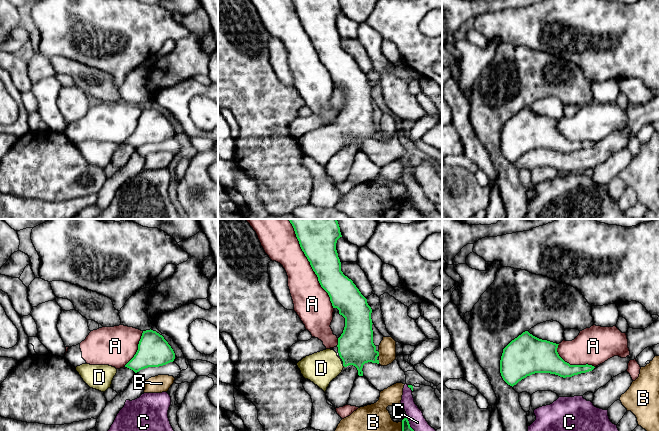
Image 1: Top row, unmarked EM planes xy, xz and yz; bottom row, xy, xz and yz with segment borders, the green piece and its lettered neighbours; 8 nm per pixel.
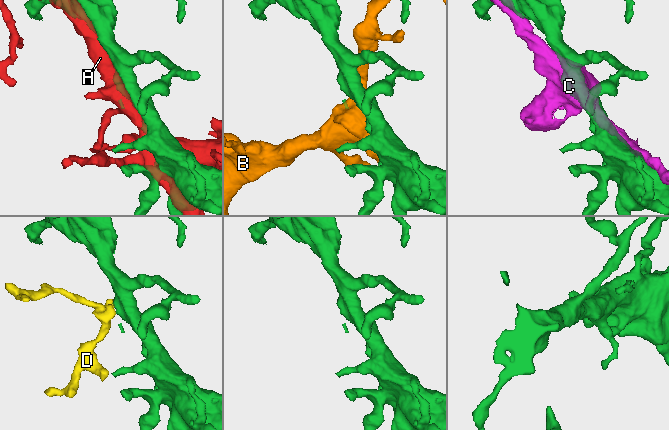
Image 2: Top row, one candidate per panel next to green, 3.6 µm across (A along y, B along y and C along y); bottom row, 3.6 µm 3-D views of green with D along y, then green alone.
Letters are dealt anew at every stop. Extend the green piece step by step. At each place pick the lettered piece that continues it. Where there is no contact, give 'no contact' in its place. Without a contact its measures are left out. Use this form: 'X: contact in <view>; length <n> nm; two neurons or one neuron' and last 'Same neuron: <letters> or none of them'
A: contact in xz; length 750 nm; two neurons
B: contact in xz; length 180 nm; two neurons
C: contact in xz; length 260 nm; two neurons
D: contact in xz; length 30 nm; one neuron
Same neuron: D

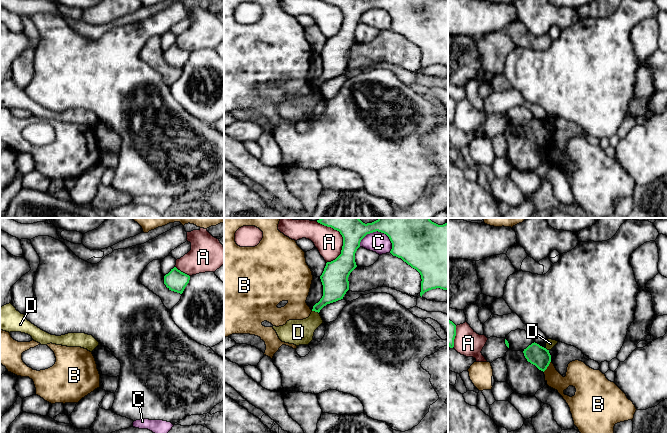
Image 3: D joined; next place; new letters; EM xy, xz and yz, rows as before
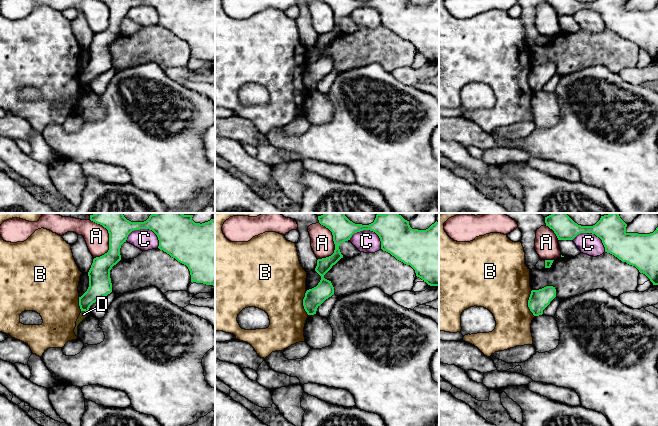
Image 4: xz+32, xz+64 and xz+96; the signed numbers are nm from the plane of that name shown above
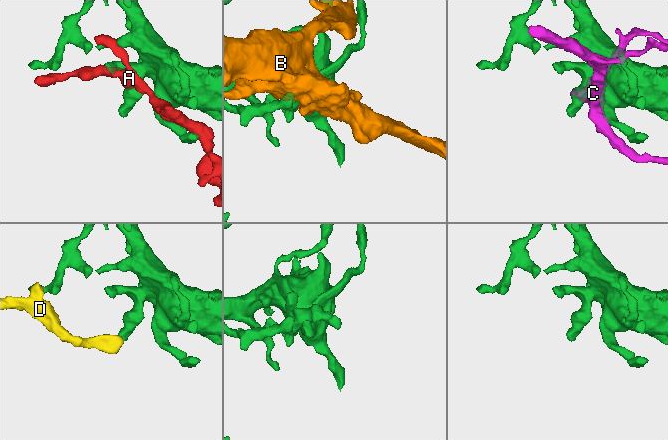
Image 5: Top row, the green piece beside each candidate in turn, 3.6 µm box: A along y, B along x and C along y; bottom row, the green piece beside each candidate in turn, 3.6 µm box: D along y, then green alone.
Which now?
A: contact in xz; length 320 nm; two neurons
B: contact in yz; length 110 nm; two neurons
C: contact in xz; length 280 nm; two neurons
D: contact in xz; length 60 nm; two neurons
Same neuron: none of them

